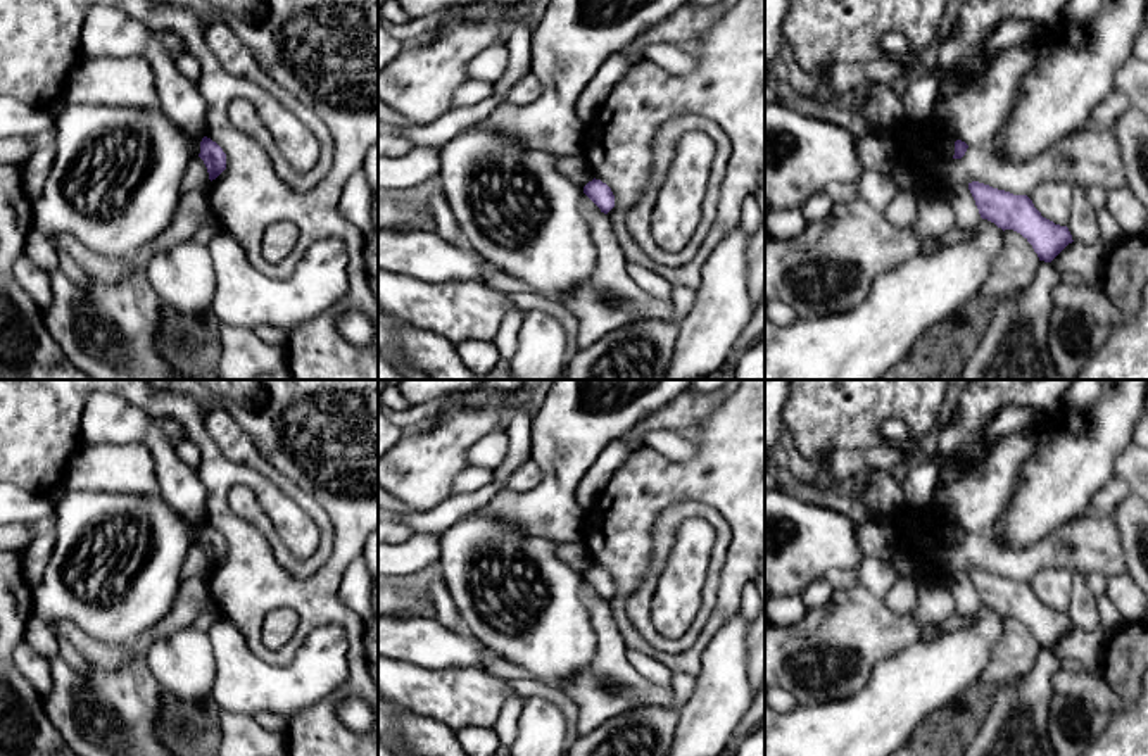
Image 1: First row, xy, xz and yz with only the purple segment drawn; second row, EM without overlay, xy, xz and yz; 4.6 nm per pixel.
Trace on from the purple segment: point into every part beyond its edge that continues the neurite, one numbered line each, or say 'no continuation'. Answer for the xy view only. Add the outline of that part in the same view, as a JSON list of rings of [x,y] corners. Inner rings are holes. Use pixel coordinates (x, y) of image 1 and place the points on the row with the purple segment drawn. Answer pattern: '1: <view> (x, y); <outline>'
no continuation

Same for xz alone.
no continuation

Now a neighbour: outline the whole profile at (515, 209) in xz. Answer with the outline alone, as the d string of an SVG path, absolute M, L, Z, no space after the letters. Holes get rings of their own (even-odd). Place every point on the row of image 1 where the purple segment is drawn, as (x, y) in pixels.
M478 123L440 148L438 180L470 249L537 293L561 302L589 280L597 250L580 204L583 188L556 169L556 155L523 147Z

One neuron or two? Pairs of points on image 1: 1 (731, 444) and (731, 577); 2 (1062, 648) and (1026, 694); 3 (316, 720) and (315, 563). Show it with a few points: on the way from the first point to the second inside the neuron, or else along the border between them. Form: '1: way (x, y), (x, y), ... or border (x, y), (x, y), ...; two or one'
1: way (744, 477), (744, 544); one
2: border (1048, 649), (1060, 660); two
3: border (334, 537), (332, 554), (308, 577), (280, 568); two

